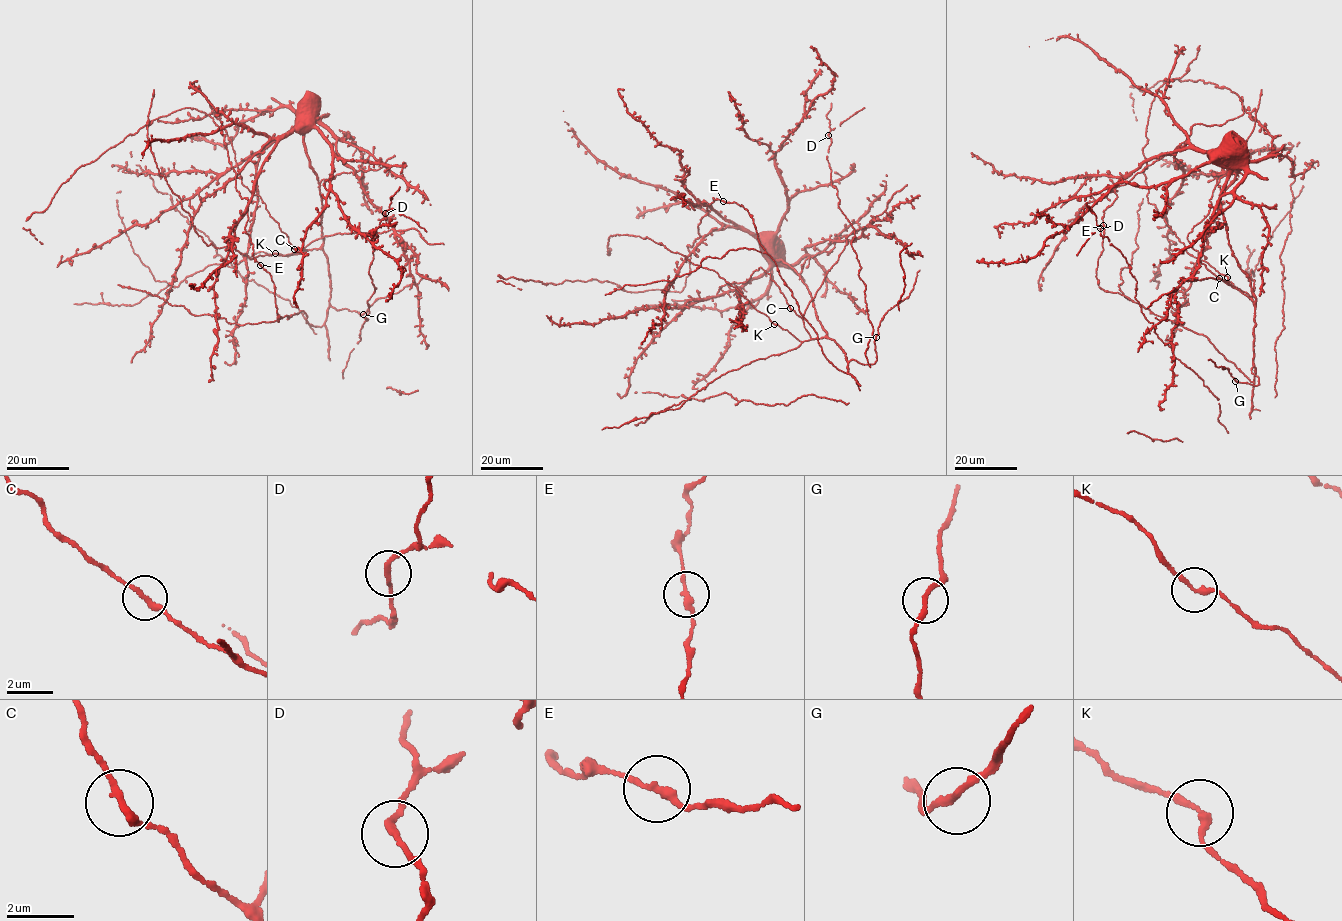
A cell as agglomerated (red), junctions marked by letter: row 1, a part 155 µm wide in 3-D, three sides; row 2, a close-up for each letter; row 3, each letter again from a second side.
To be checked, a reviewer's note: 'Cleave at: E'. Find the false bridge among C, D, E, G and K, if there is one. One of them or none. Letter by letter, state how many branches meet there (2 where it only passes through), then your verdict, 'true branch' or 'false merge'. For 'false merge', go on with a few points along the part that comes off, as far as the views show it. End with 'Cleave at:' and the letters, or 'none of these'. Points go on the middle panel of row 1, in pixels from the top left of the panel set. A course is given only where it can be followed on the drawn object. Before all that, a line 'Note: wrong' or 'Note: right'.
Note: wrong
C: 2 | true branch
D: 2 | true branch
E: 2 | true branch
G: 2 | true branch
K: 2 | true branch
Cleave at: none of these

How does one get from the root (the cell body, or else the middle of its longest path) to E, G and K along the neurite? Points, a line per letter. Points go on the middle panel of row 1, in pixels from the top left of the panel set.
E: (767, 245), (765, 256), (807, 287), (846, 373), (825, 357), (747, 209), (723, 201)
G: (767, 245), (765, 256), (792, 267), (805, 285), (816, 318), (847, 361), (874, 364), (876, 337)
K: (767, 245), (763, 248), (765, 256), (792, 267), (807, 287), (816, 318), (827, 335), (801, 342), (774, 324)

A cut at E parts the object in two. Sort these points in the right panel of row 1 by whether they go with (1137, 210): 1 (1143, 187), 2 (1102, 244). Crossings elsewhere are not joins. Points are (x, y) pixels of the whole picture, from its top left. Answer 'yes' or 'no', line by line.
1: yes
2: no

